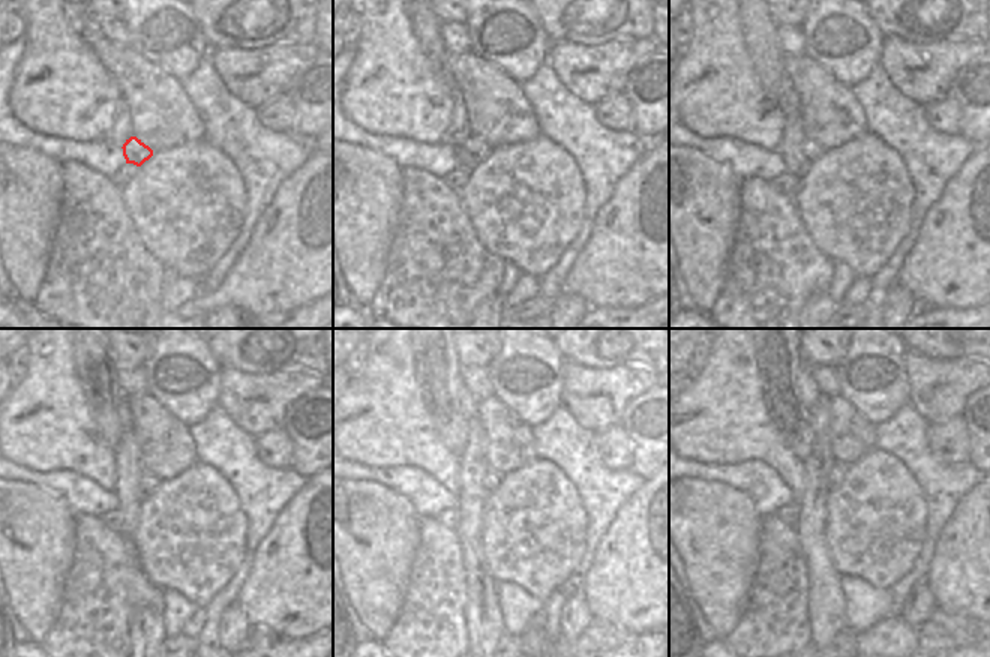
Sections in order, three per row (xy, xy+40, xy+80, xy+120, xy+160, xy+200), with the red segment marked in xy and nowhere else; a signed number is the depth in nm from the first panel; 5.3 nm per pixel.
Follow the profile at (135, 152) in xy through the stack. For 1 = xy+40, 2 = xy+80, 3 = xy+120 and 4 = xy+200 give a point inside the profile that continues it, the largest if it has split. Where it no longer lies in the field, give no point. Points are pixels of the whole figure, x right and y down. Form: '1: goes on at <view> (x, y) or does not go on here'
1: goes on at xy+40 (473, 150)
2: goes on at xy+80 (812, 150)
3: goes on at xy+120 (147, 483)
4: goes on at xy+200 (836, 476)

